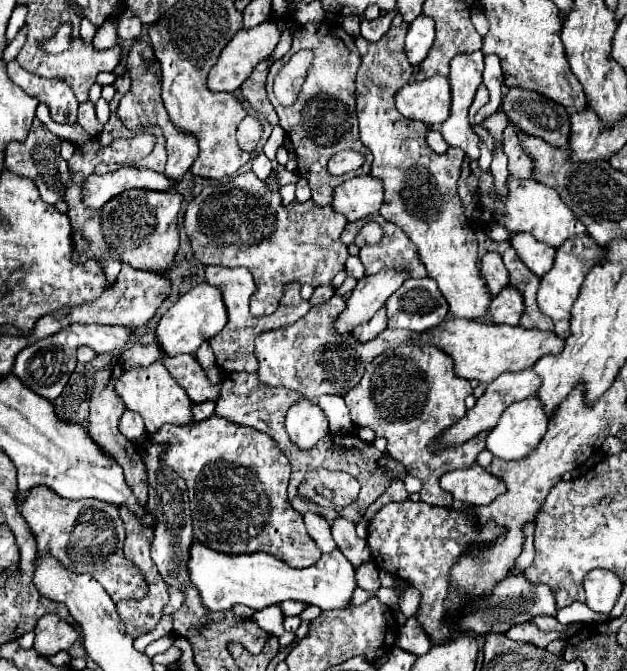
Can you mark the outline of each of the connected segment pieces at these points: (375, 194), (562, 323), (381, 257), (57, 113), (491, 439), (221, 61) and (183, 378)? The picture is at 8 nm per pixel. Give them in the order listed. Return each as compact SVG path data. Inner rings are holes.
M356 176L352 180L342 182L334 188L334 196L330 206L334 212L348 218L348 222L356 222L366 218L368 214L378 212L382 204L382 182L374 176Z
M578 234L578 236L572 236L570 240L566 240L560 248L556 248L554 266L544 276L540 276L538 308L554 320L554 326L556 326L554 332L560 338L570 336L570 310L572 310L572 304L580 292L582 280L596 266L596 262L604 260L604 256L606 256L606 250L600 244L596 244L588 234Z
M380 214L368 216L368 220L378 222L384 228L384 238L376 246L360 248L360 260L364 264L366 276L380 272L380 268L404 270L410 278L424 278L426 268L420 262L414 244L406 238L406 234L392 222L386 222Z
M12 60L8 64L8 76L26 94L30 94L30 96L38 98L42 104L46 104L52 120L62 122L62 124L76 122L78 100L74 98L74 92L66 82L34 76L34 74L22 70L22 66L16 60Z
M526 398L522 402L508 406L502 412L498 424L488 430L486 448L500 460L520 460L536 448L536 444L542 440L542 436L546 432L546 426L548 426L548 416L544 414L540 400L538 398Z
M264 22L256 28L250 28L250 30L240 30L232 40L230 44L226 44L226 48L220 52L216 64L210 68L208 72L208 88L214 90L214 92L234 92L240 88L240 84L250 76L250 72L254 70L254 66L270 56L276 48L280 40L280 30L276 28L274 22Z
M180 354L170 360L164 360L164 366L168 368L170 376L186 390L188 398L194 404L218 398L218 386L212 386L206 380L204 370L200 368L192 354Z

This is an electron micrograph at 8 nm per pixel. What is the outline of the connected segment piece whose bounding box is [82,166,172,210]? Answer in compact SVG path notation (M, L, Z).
M120 168L116 172L96 176L90 174L82 182L82 202L98 210L102 208L110 198L118 196L124 190L130 188L144 188L144 190L168 190L172 184L164 174L152 172L152 170L138 170L138 168Z

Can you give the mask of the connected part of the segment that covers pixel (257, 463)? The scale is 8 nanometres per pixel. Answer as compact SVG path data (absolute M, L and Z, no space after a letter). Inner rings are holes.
M210 416L192 426L164 424L156 434L150 436L150 440L164 446L160 464L172 468L180 478L186 480L194 520L194 536L198 542L222 554L266 552L278 556L278 560L290 564L290 568L308 568L320 558L322 552L314 538L310 538L306 532L302 514L296 512L288 502L290 462L268 434L258 432L256 428L228 422L218 416Z

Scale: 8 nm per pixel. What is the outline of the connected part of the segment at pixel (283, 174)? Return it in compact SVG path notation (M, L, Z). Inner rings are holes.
M276 159L273 160L271 163L273 170L276 170L276 174L278 174L278 182L280 182L281 186L289 183L297 183L300 178L298 173L286 170L286 167L278 164Z

